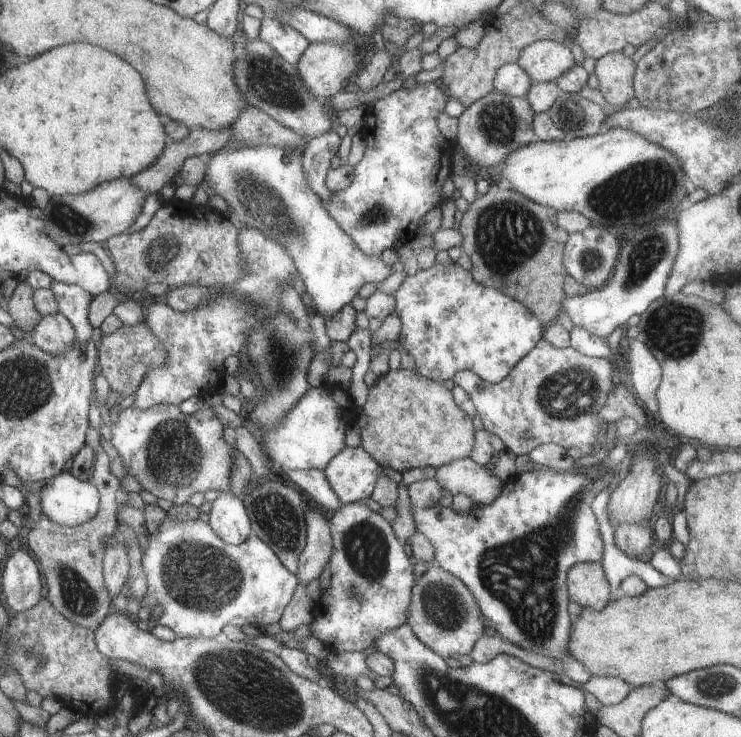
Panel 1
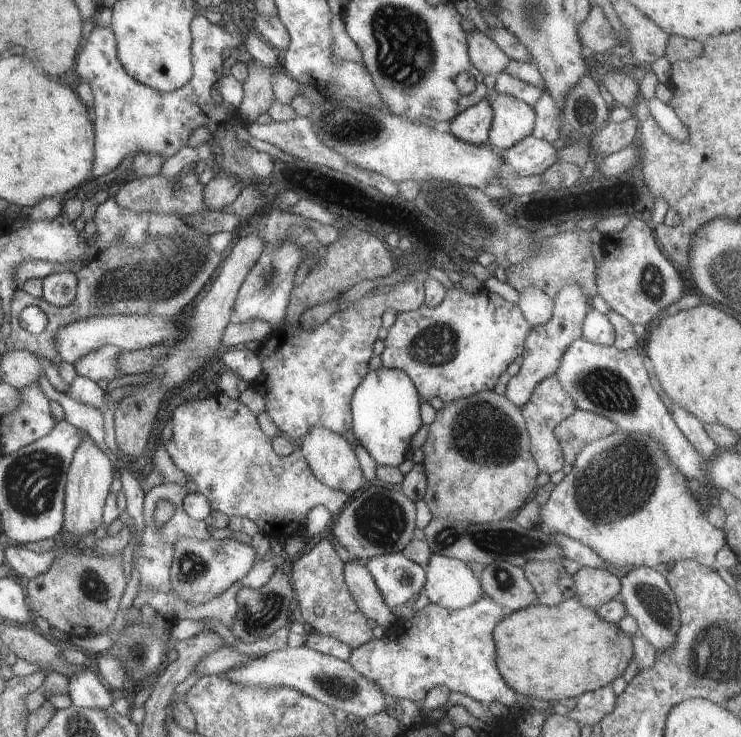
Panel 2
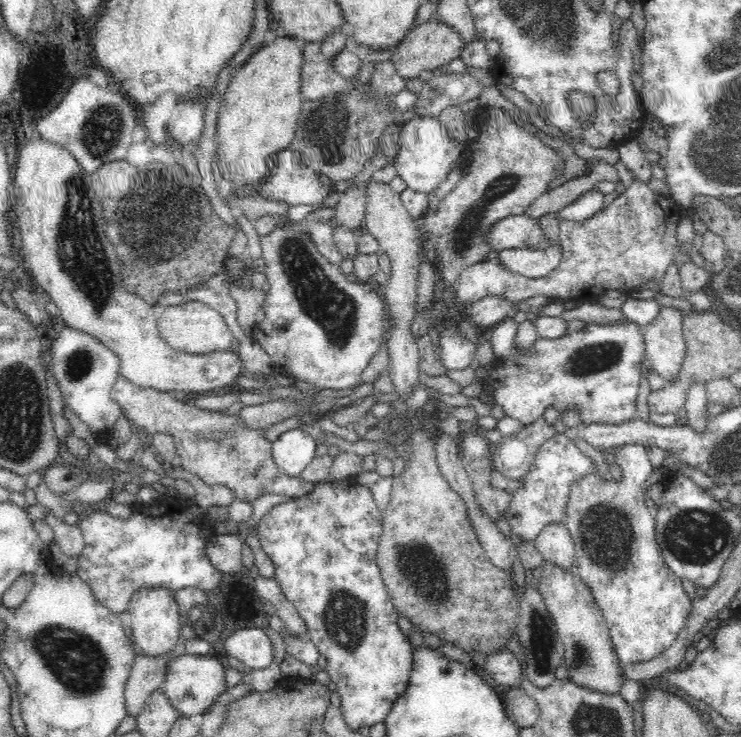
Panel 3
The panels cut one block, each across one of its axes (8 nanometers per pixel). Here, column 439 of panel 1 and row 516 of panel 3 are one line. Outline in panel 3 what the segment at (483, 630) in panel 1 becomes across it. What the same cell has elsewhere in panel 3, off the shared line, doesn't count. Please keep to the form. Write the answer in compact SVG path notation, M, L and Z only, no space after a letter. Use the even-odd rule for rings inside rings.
M626 444L614 446L602 452L604 456L614 458L614 466L622 470L622 480L604 480L600 474L588 474L574 482L572 496L568 500L566 512L566 526L576 544L576 556L570 574L578 576L594 594L594 600L604 612L608 622L608 630L618 654L618 660L626 664L640 664L650 662L664 654L678 638L682 628L688 622L692 612L692 604L682 588L682 578L670 570L664 562L658 536L656 536L656 512L650 512L646 506L646 492L644 484L654 482L654 466L646 454L644 446Z

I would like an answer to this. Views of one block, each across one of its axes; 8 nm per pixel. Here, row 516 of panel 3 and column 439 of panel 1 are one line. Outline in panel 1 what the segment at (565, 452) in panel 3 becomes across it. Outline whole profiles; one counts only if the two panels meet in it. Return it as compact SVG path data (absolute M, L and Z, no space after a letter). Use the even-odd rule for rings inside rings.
M529 468L525 474L515 474L513 480L503 484L497 500L487 506L475 506L467 514L455 514L451 508L413 508L415 530L423 534L435 548L435 566L457 576L475 596L483 618L491 622L489 632L521 646L523 650L551 656L565 662L567 640L573 618L567 612L567 572L585 560L599 562L603 556L603 540L597 518L591 510L595 478L583 470L555 472L549 468Z

